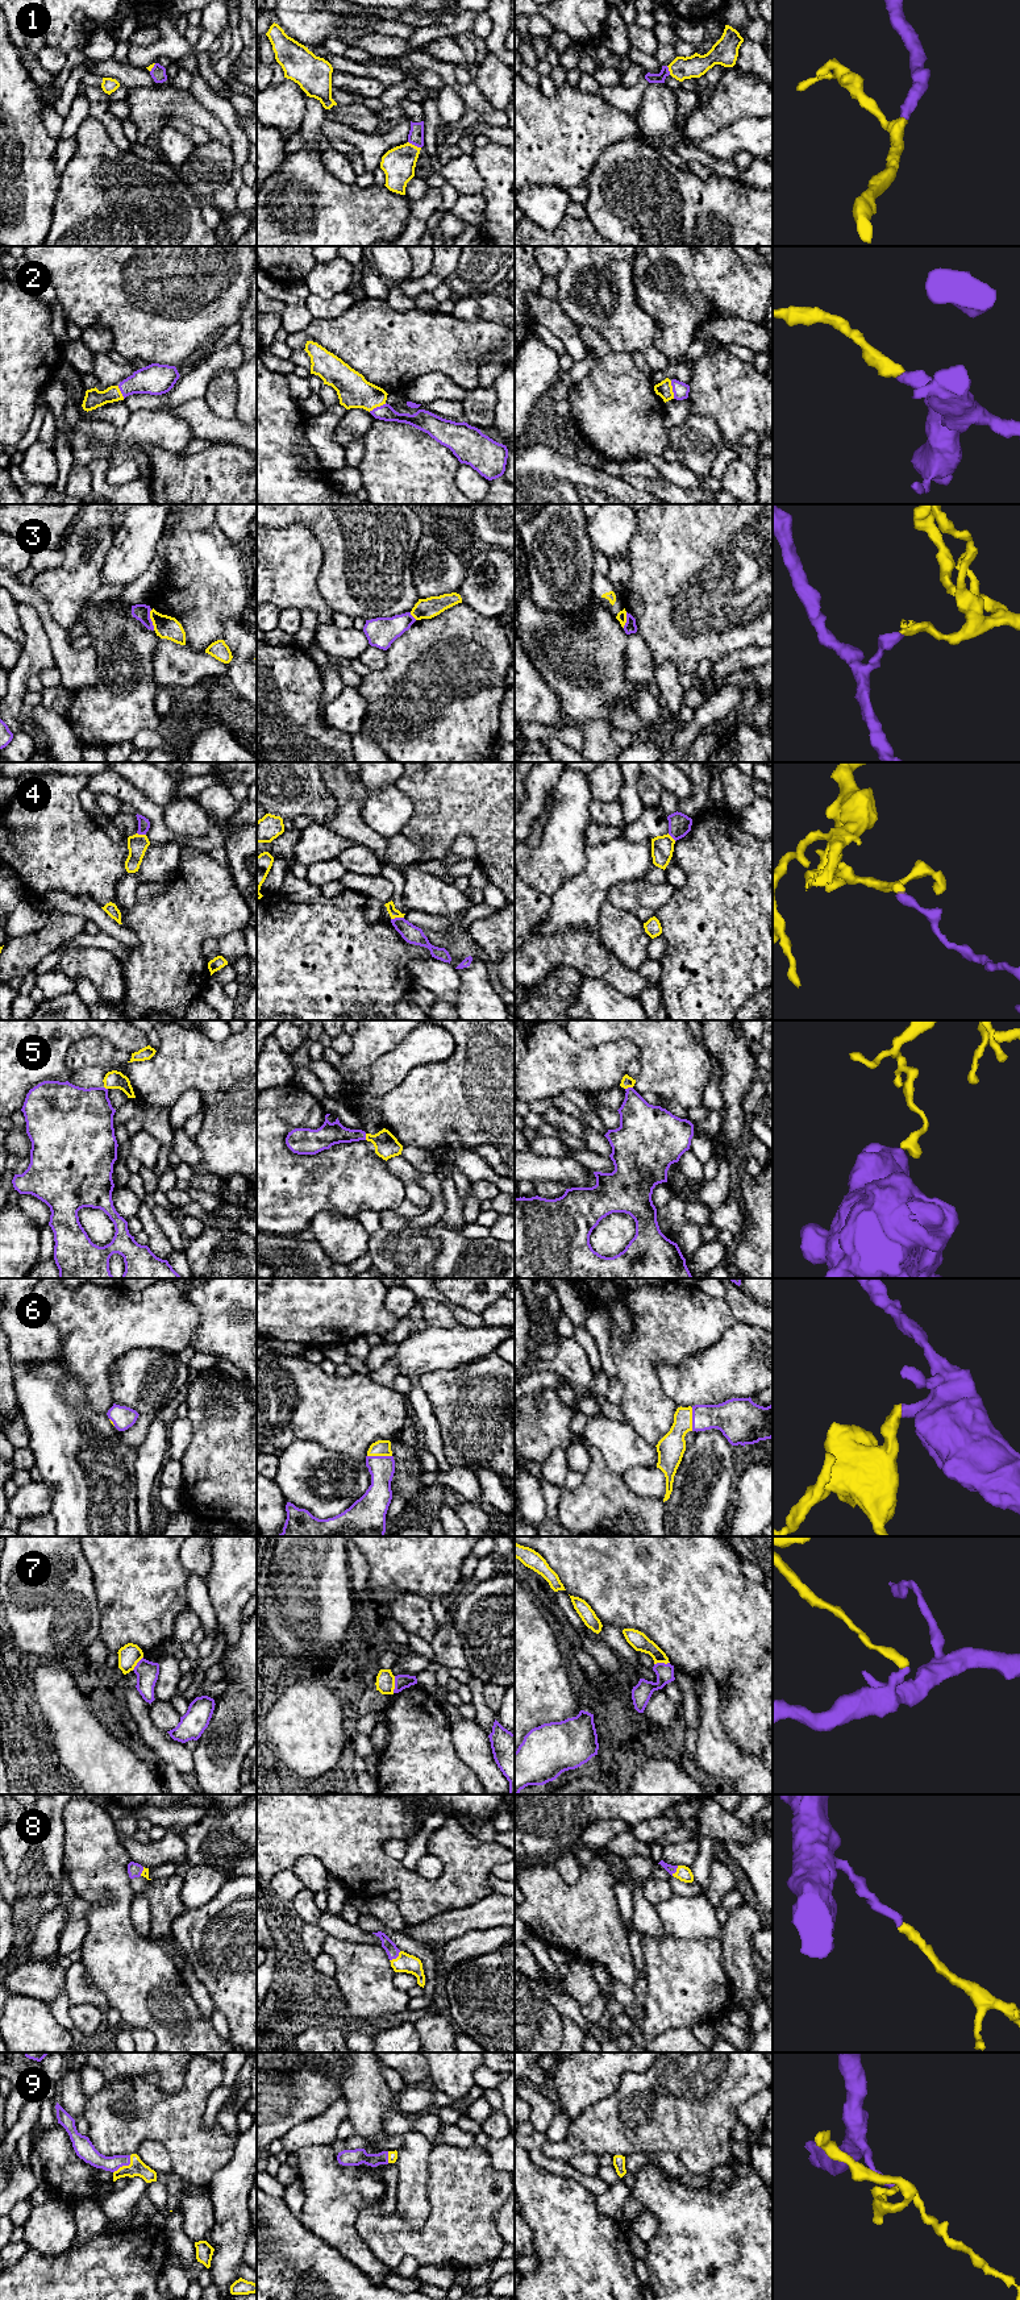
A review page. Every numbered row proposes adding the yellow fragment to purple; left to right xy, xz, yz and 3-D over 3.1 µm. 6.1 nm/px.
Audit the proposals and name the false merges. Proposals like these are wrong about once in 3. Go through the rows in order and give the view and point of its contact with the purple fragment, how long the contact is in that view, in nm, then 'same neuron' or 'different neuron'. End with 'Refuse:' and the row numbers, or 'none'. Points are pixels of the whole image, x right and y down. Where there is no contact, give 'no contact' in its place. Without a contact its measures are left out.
1: contact xz (415, 145); length 90 nm; same neuron
2: contact yz (673, 390); length 110 nm; same neuron
3: contact xy (150, 620); length 130 nm; different neuron
4: contact xz (396, 918); length 80 nm; different neuron
5: contact yz (628, 1088); length 50 nm; different neuron
6: contact xz (379, 1456); length 150 nm; same neuron
7: contact xz (395, 1684); length 110 nm; different neuron
8: contact xz (395, 1958); length 90 nm; same neuron
9: contact xy (125, 2165); length 160 nm; same neuron
Refuse: 3, 4, 5, 7

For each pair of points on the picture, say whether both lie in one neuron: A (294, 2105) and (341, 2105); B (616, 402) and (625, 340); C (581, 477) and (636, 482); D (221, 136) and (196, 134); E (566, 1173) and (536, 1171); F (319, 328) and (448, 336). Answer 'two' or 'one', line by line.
A: two
B: two
C: two
D: two
E: one
F: one

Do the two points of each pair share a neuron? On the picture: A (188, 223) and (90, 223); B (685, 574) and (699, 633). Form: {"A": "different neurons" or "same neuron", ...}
{"A": "same neuron", "B": "same neuron"}

